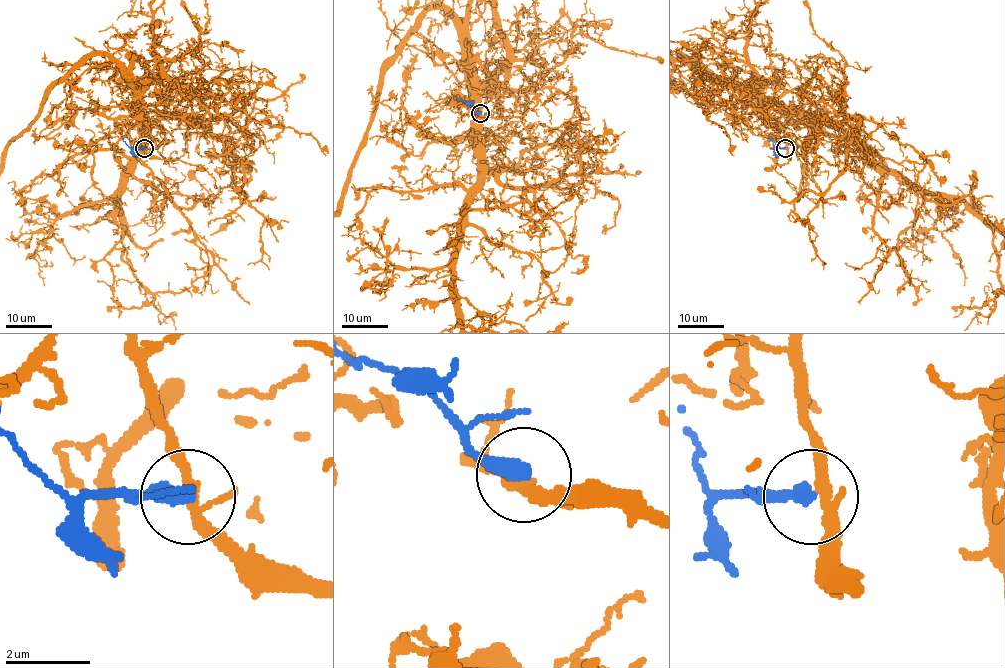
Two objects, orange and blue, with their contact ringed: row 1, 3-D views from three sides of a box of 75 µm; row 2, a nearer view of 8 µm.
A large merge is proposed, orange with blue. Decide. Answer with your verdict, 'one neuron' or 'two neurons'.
two neurons

